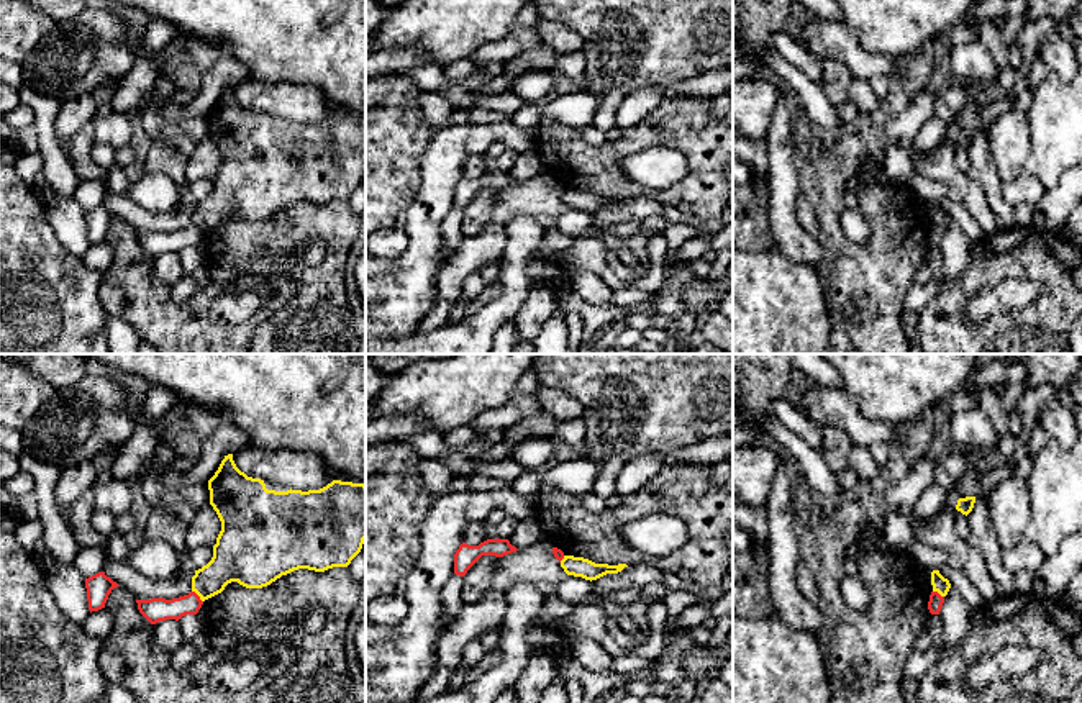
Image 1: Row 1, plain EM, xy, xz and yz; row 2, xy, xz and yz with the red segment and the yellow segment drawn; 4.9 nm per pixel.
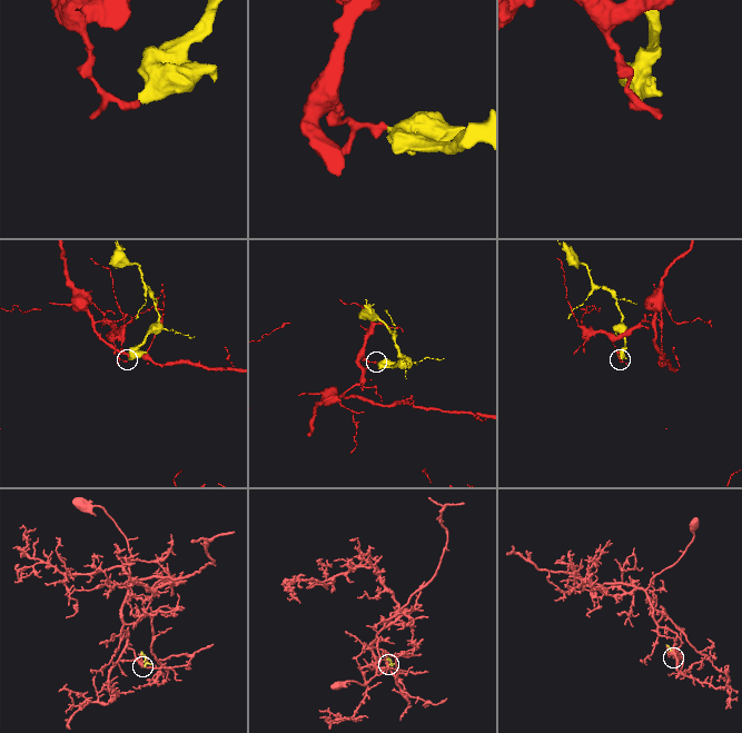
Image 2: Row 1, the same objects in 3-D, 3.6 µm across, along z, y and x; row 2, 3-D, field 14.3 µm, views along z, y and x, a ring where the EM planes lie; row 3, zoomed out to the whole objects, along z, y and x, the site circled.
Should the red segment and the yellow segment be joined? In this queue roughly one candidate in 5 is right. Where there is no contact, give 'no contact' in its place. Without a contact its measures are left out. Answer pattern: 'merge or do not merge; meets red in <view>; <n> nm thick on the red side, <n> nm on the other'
do not merge; meets red in xy; 120 nm thick on the red side, 220 nm on the other

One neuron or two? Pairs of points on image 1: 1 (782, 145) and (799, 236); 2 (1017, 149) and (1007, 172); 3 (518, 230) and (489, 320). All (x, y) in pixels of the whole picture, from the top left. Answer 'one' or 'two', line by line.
1: one
2: one
3: one

